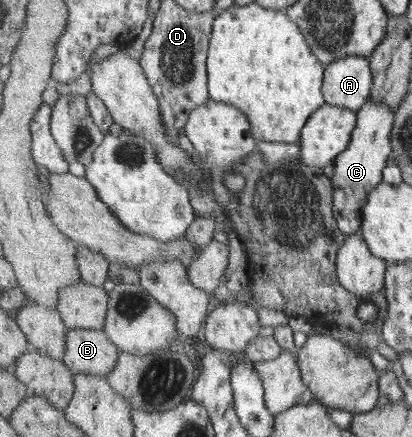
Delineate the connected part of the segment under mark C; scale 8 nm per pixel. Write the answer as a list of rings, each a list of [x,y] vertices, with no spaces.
[[[370,99],[358,111],[358,125],[352,142],[335,160],[332,181],[334,186],[334,213],[338,226],[347,235],[355,235],[362,229],[362,209],[367,205],[370,191],[384,181],[384,169],[393,153],[391,134],[395,123],[395,109]]]

